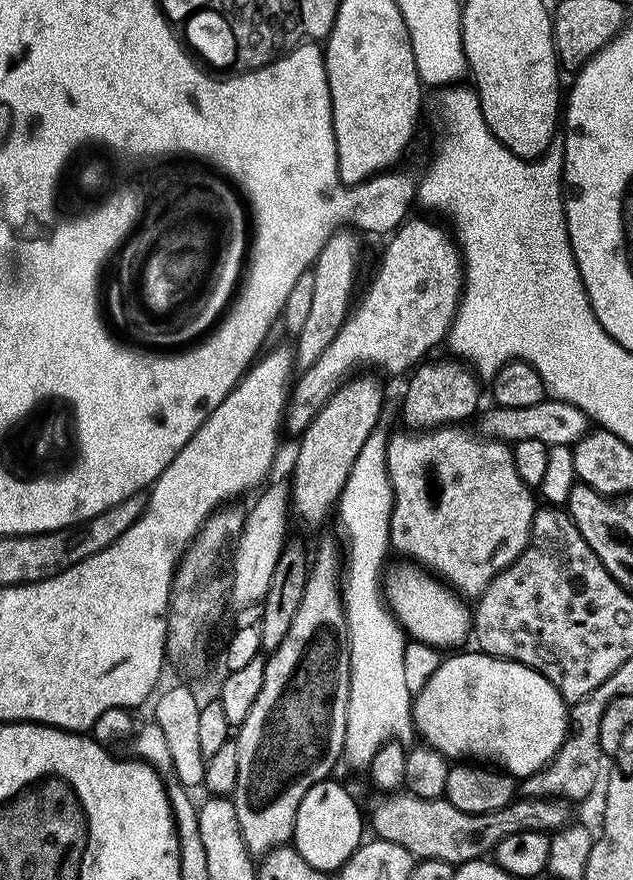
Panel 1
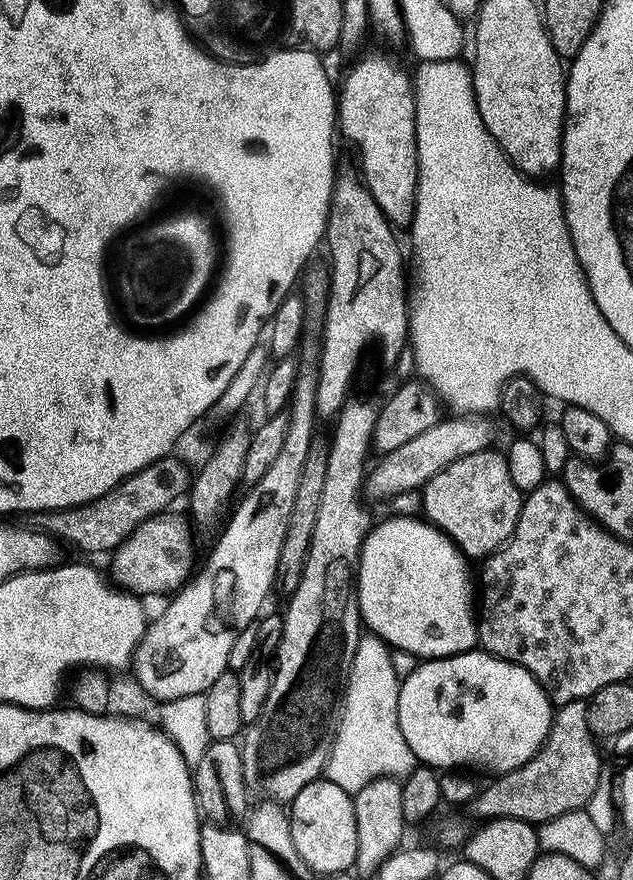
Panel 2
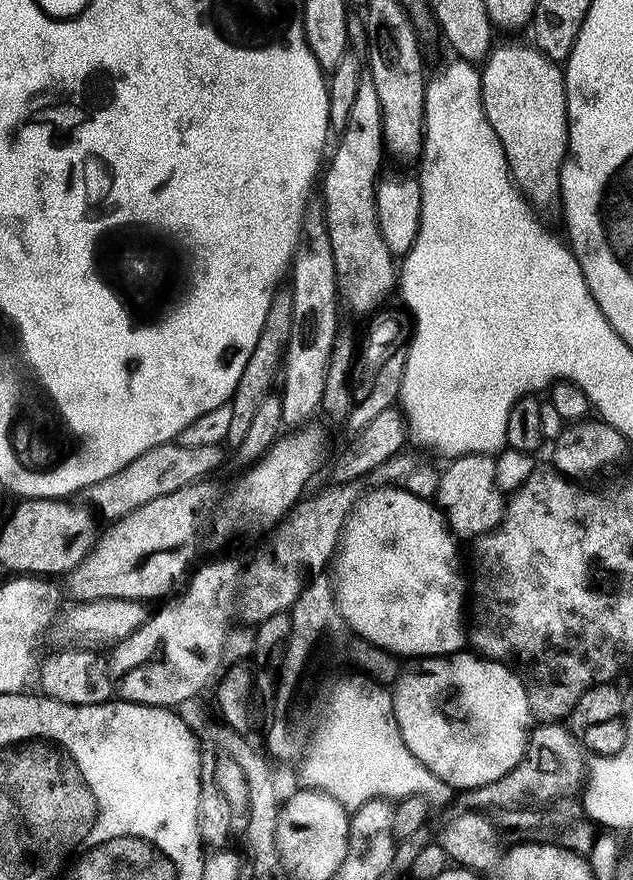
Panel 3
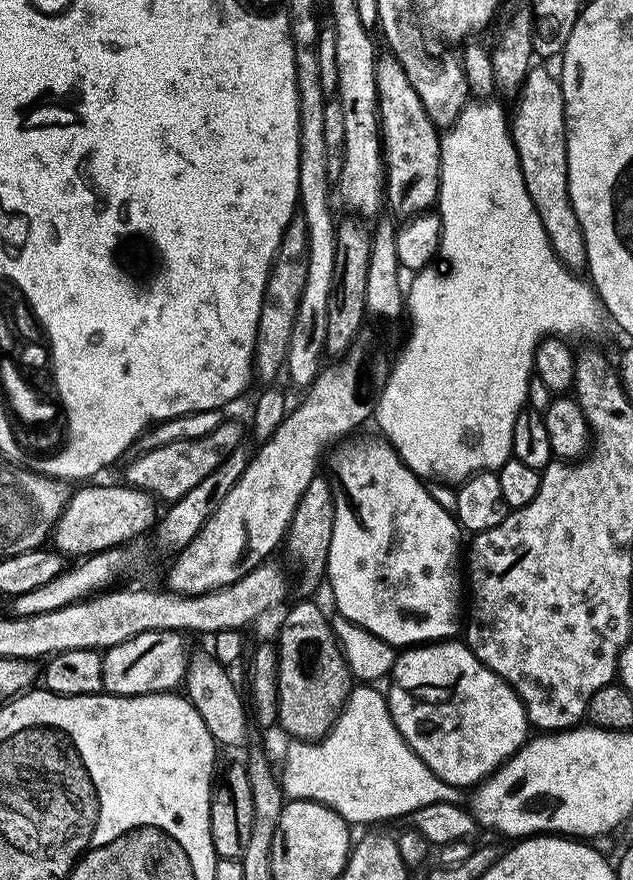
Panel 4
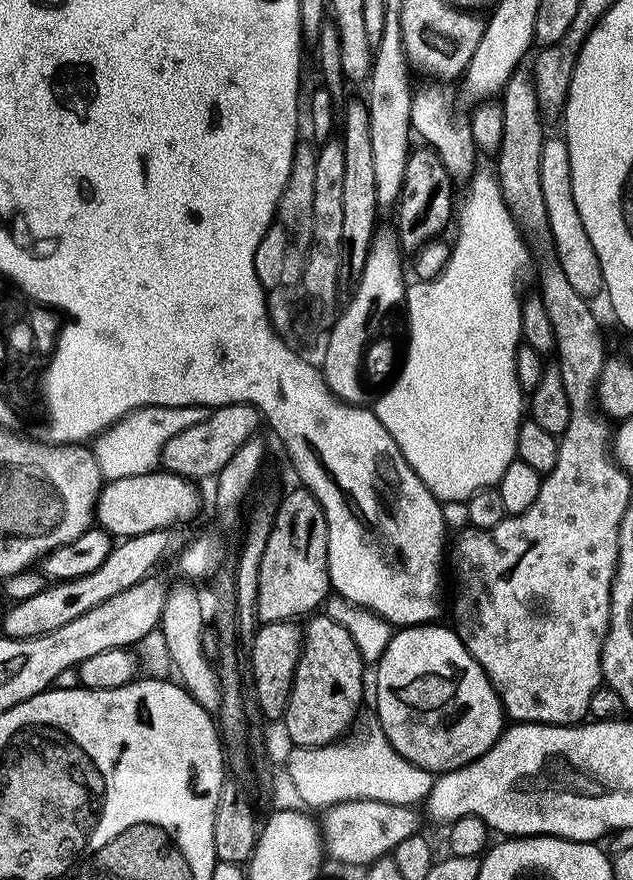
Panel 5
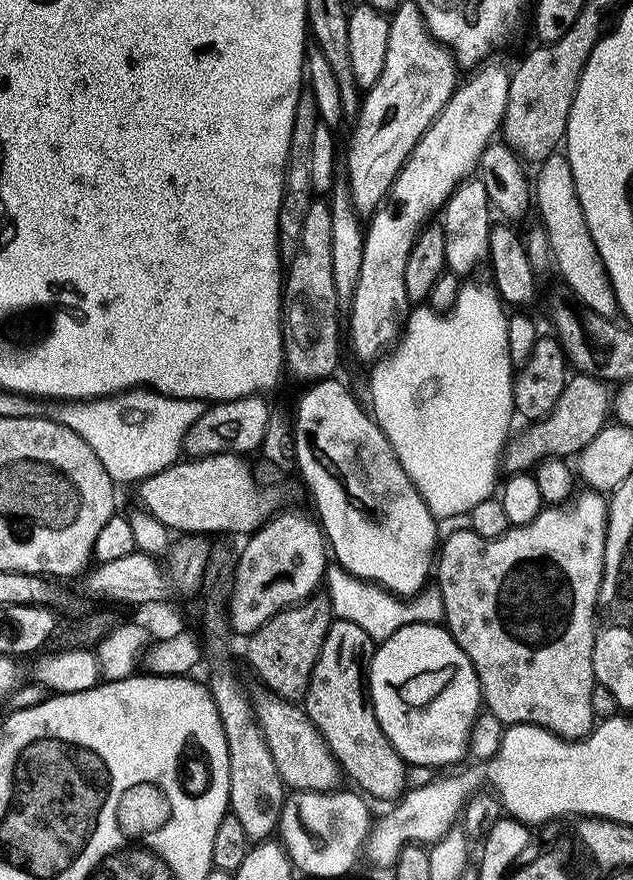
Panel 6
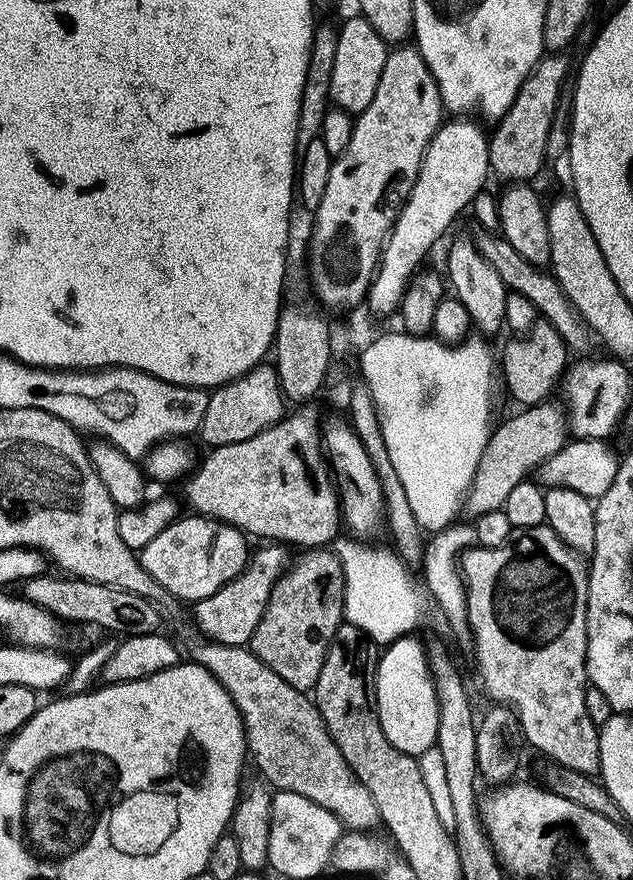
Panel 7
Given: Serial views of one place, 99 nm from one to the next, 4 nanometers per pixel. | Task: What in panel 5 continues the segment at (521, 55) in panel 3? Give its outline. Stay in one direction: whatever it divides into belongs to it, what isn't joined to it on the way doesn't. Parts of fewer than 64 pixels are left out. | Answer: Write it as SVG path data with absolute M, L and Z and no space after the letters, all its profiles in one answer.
M548 138L544 141L540 185L542 202L546 202L546 214L554 242L554 251L562 271L570 281L570 286L574 286L574 290L578 290L578 294L582 294L585 298L601 295L604 292L602 262L598 262L598 254L594 254L594 246L586 235L586 226L582 226L582 217L578 215L578 206L574 206L574 190L570 178L570 150L563 138L556 138L556 140Z

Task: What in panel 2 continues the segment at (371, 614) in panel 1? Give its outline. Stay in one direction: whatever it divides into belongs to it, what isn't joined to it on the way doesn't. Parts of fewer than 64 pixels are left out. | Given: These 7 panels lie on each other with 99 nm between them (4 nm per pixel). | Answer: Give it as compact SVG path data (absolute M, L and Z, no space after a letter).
M365 635L362 644L362 655L348 672L340 722L336 726L326 769L326 778L342 786L342 790L349 794L362 790L366 782L380 776L403 778L418 767L416 755L410 746L406 746L406 738L402 738L402 730L398 726L400 680L392 668L393 653L378 636Z

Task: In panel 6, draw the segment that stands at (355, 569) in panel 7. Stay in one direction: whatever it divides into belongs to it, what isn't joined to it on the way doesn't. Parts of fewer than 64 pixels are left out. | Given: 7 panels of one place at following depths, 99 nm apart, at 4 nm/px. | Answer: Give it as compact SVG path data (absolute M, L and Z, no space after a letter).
M332 562L325 568L324 586L326 595L331 602L333 615L340 620L354 622L366 633L370 634L374 642L386 640L395 630L401 629L404 625L410 624L436 624L444 620L444 599L441 598L439 587L427 587L424 592L410 599L393 596L391 592L385 591L384 588L376 584L371 584L368 581L358 580L350 575L340 564Z

